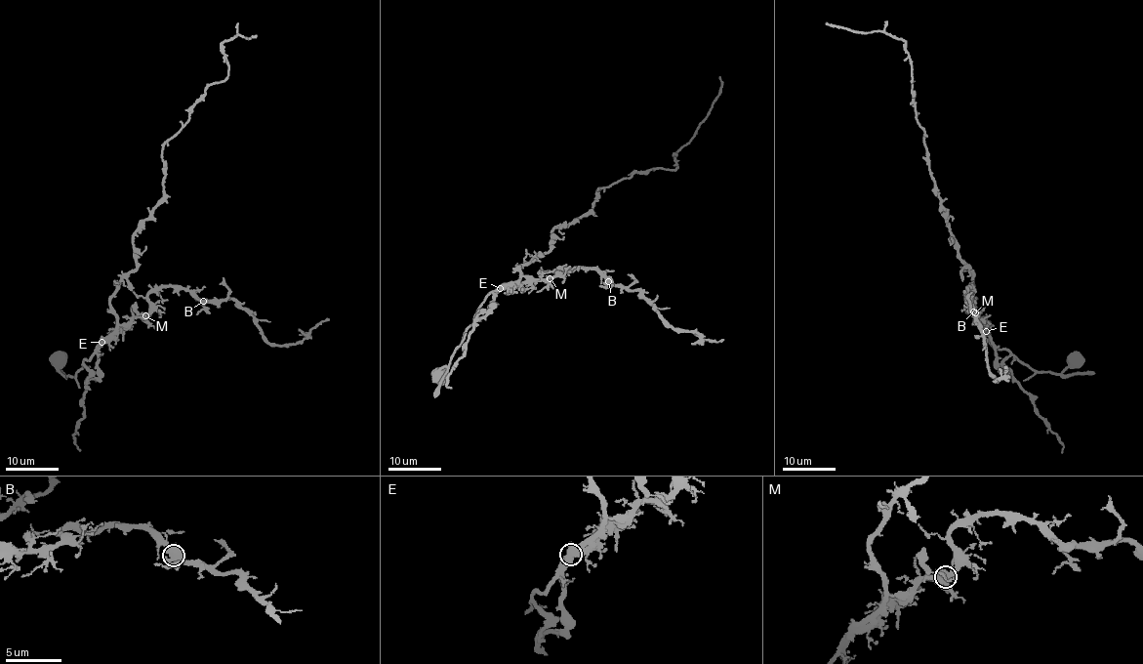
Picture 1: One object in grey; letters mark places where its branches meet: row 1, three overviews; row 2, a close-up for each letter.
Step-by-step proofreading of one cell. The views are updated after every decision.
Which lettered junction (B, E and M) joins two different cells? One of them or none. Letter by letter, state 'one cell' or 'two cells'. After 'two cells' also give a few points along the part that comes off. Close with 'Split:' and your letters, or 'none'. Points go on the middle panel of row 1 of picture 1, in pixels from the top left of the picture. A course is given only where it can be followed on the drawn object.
B: one cell
E: two cells; foreign part runs (501, 288), (551, 248), (552, 229), (591, 212), (599, 187), (675, 169), (719, 77)
M: one cell
Split: E

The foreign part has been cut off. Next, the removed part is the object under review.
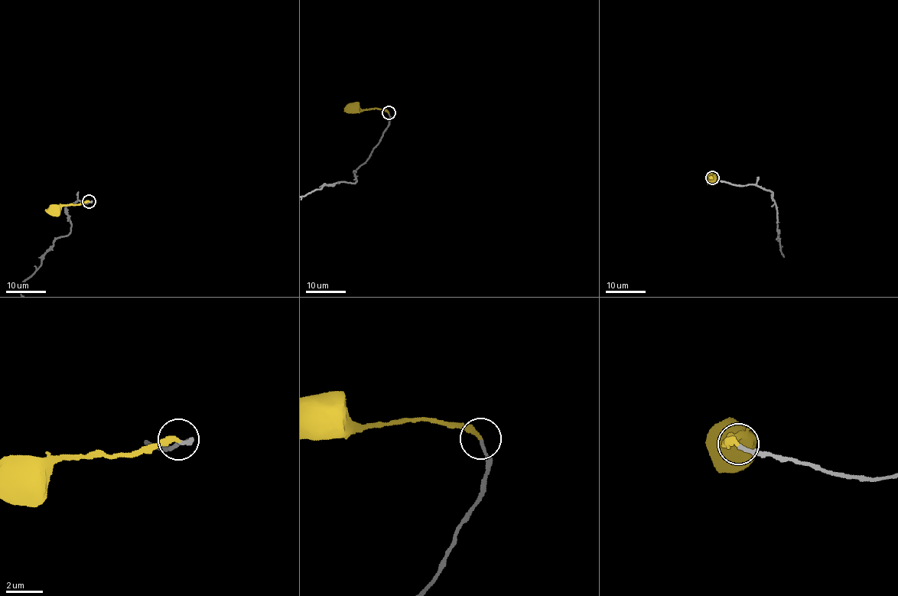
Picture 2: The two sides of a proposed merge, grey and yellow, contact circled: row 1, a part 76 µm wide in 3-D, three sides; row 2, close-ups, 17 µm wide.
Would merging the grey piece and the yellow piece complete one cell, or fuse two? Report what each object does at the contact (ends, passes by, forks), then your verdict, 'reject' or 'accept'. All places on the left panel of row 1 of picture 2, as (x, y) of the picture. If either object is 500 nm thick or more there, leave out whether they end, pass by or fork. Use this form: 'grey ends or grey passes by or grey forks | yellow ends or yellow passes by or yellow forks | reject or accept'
grey ends | yellow ends | accept

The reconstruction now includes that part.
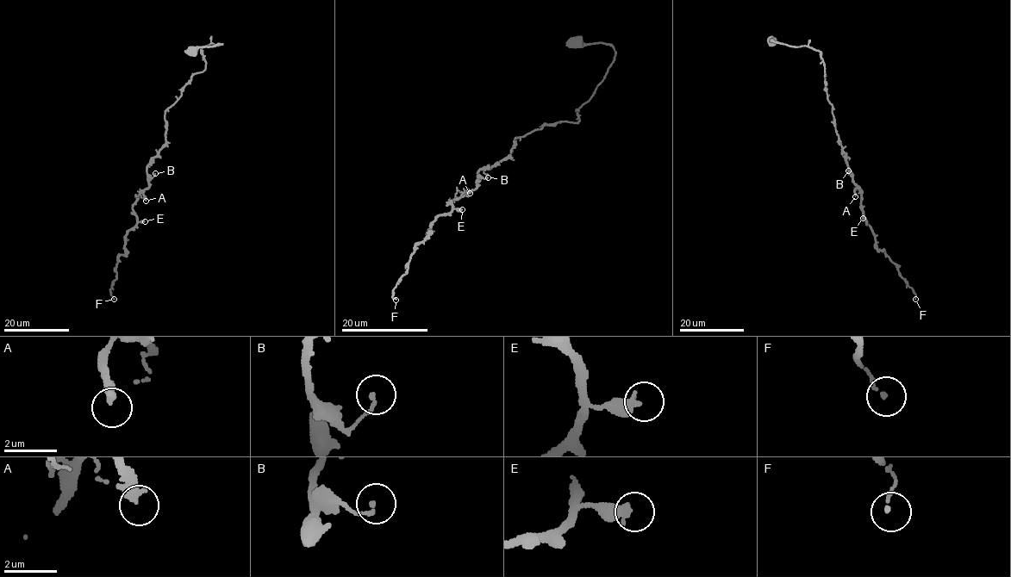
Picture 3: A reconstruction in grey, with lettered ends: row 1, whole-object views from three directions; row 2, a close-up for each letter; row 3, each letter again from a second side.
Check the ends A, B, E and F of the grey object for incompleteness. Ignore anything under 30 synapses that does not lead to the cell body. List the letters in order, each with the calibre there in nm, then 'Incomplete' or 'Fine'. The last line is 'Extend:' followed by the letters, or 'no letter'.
A: Thickness 360 nm. Fine
B: Thickness 130 nm. Fine
E: Thickness 400 nm. Fine
F: Thickness 130 nm. Fine
Extend: no letter

